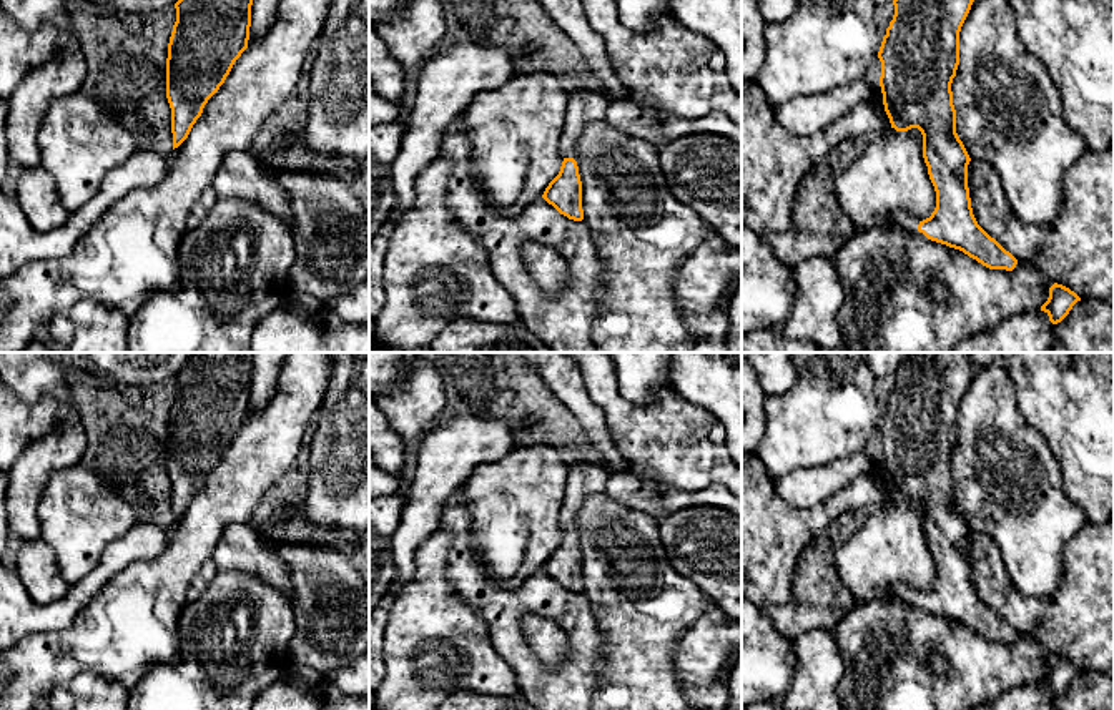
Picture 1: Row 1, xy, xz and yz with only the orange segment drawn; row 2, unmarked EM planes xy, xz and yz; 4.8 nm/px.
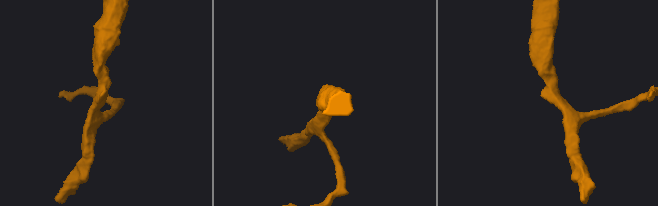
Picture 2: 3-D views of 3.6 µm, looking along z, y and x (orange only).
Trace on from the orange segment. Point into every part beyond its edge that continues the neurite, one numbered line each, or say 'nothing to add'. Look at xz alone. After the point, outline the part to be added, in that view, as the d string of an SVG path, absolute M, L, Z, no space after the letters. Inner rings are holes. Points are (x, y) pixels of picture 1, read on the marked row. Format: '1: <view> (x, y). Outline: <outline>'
1: xz (582, 105). Outline: M570 83L560 140L562 158L574 158L582 128L590 121L605 118L609 105L609 98L594 93L587 85Z

